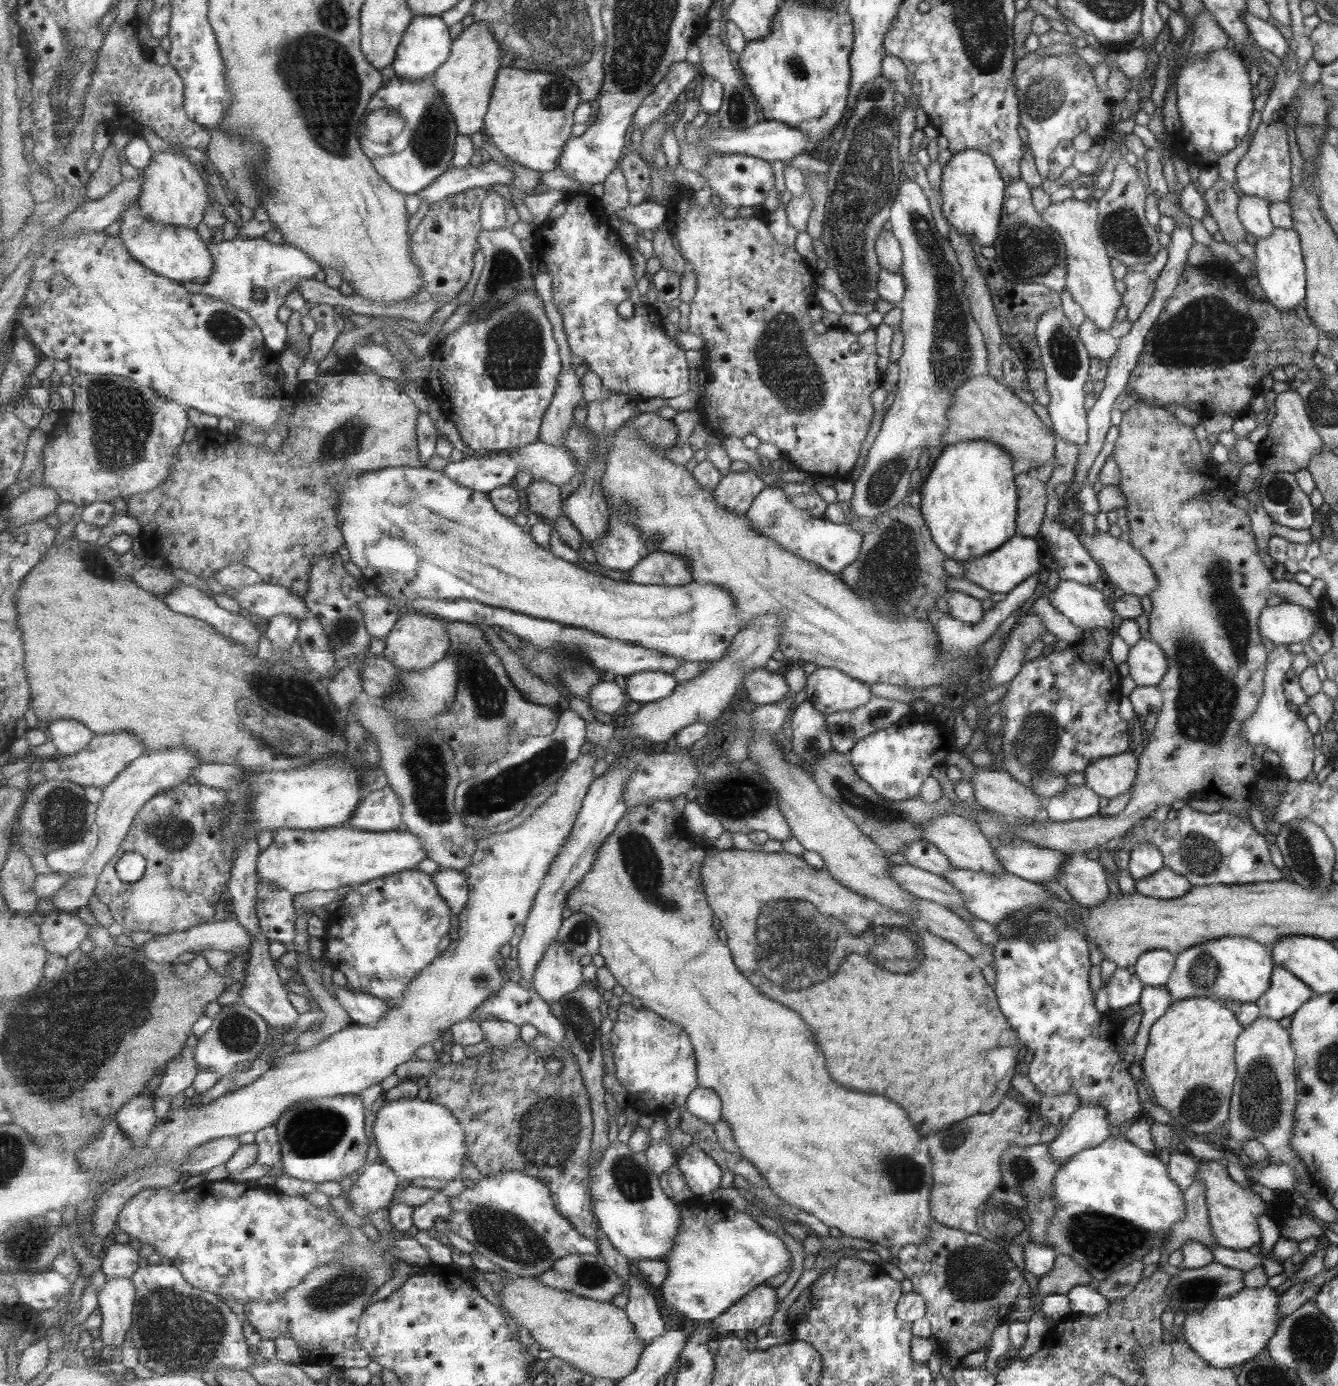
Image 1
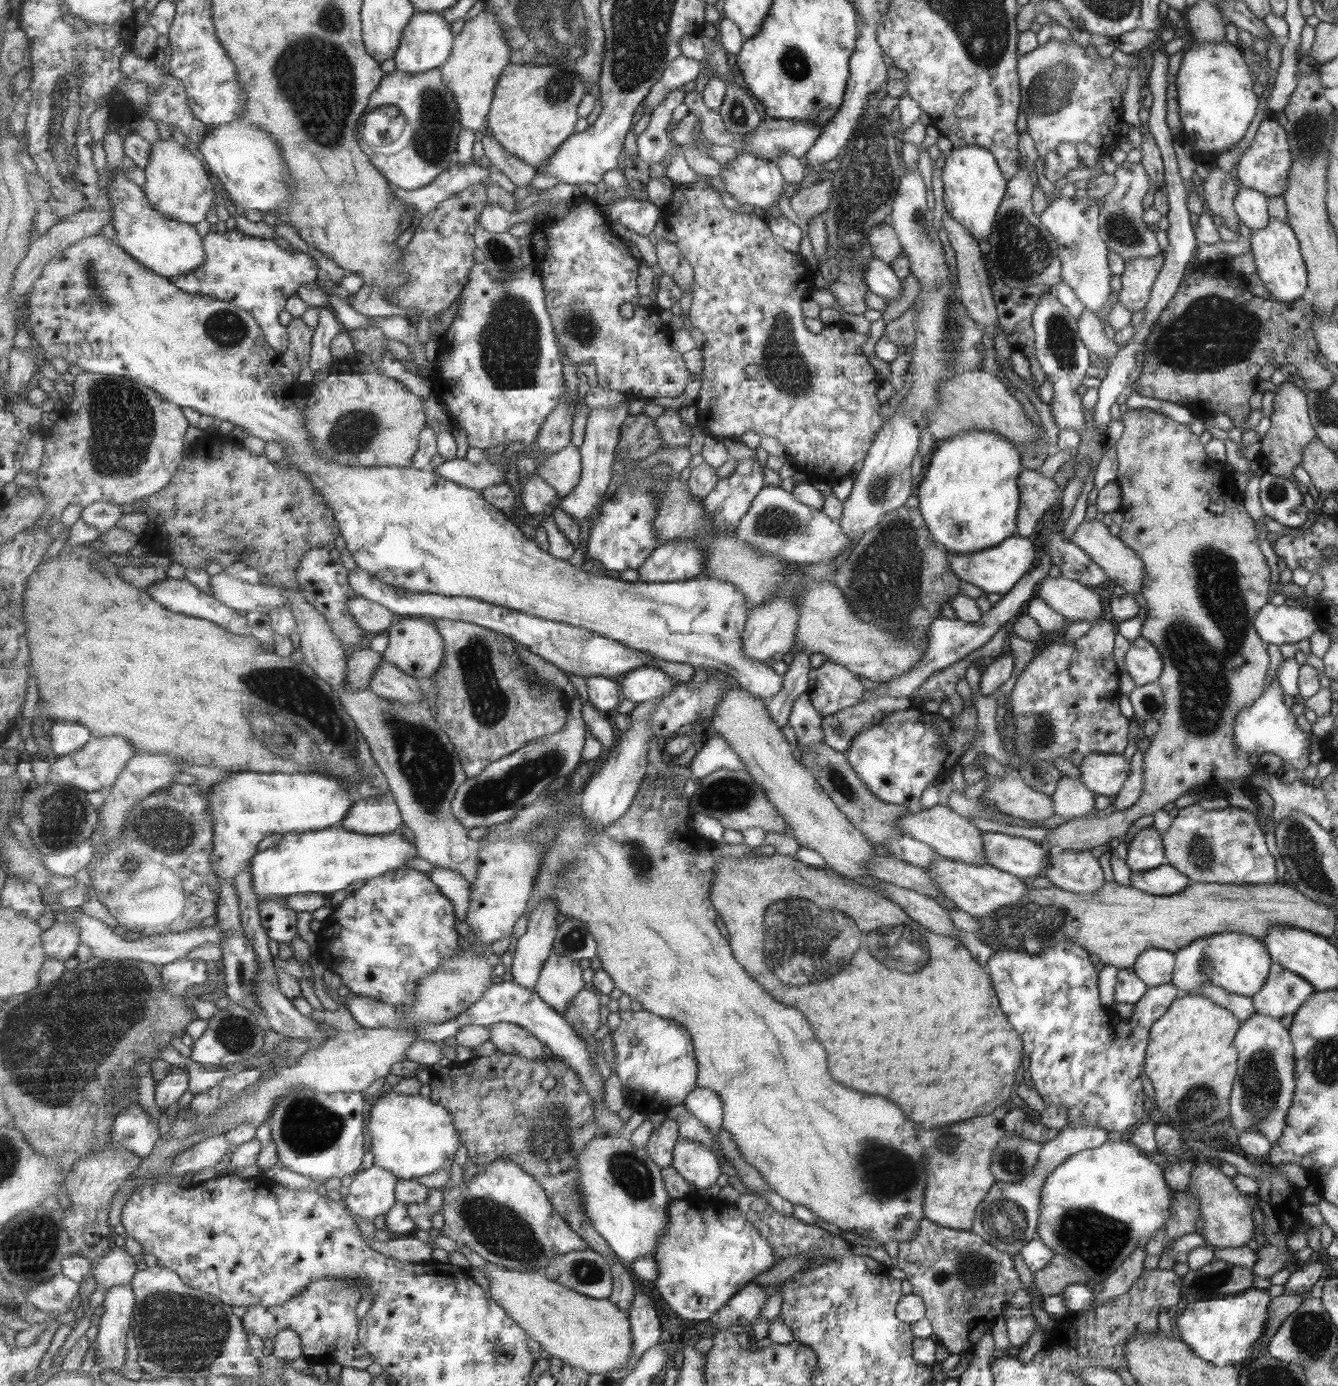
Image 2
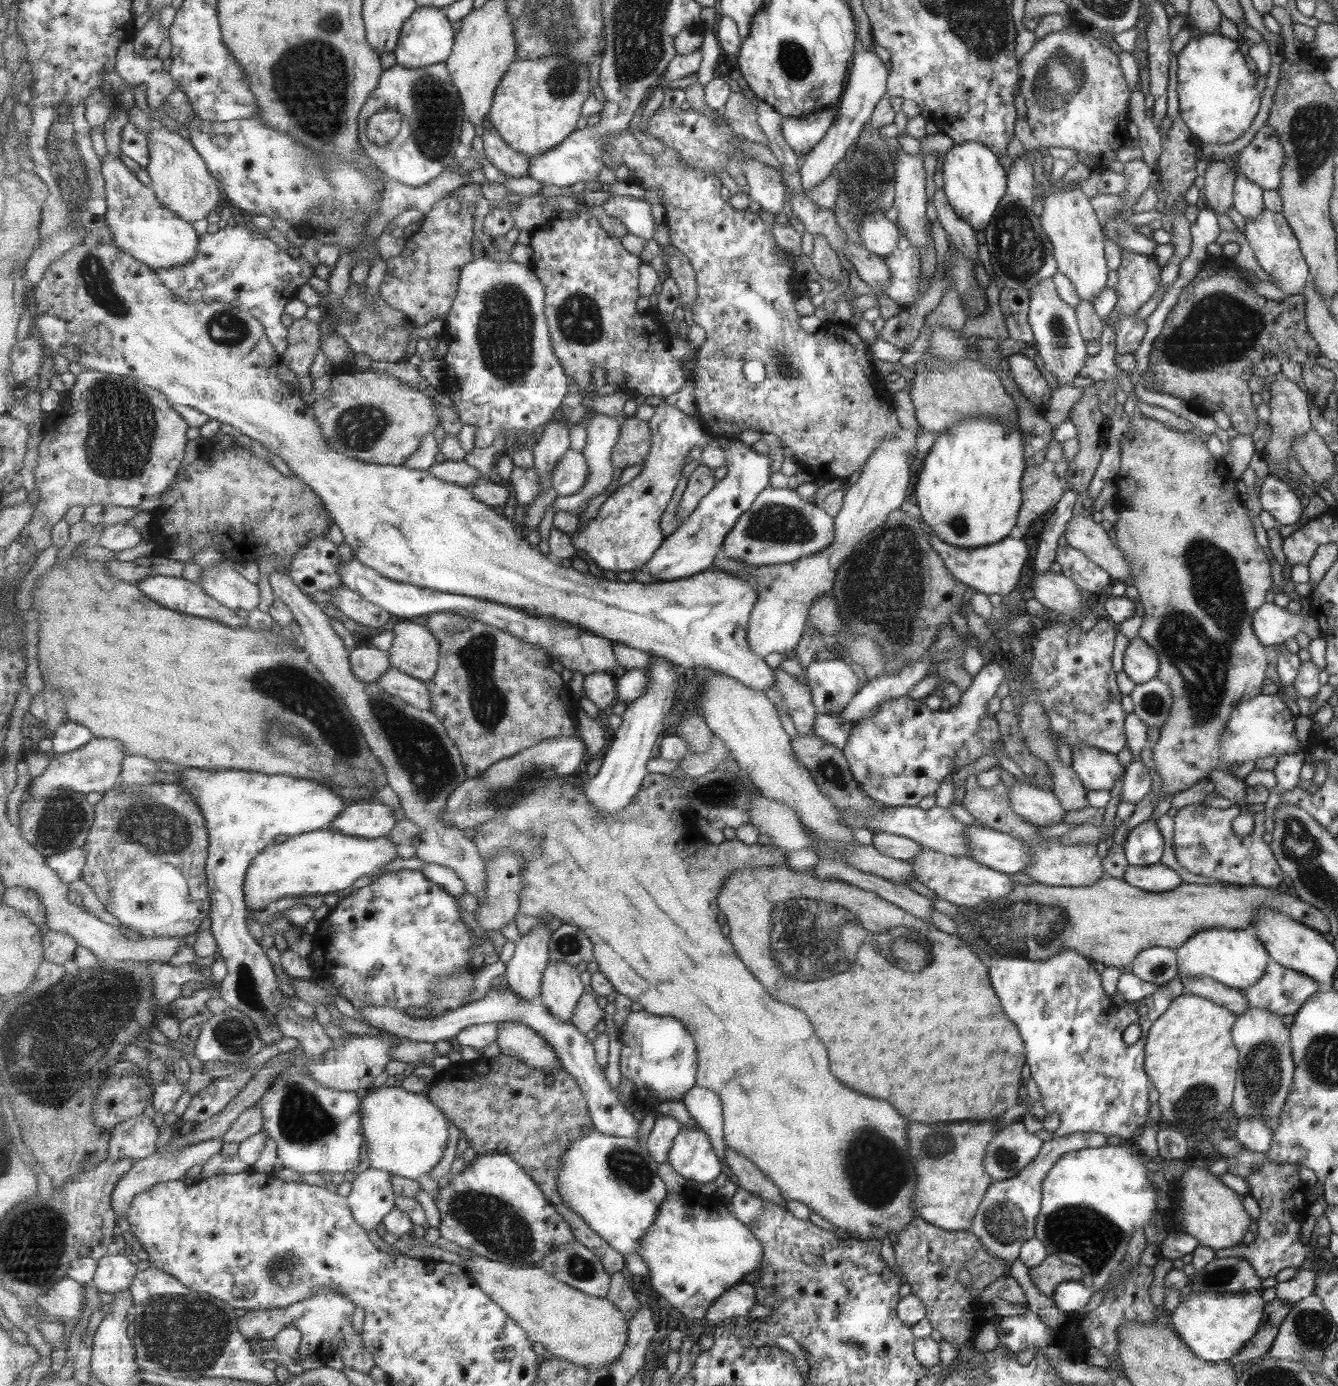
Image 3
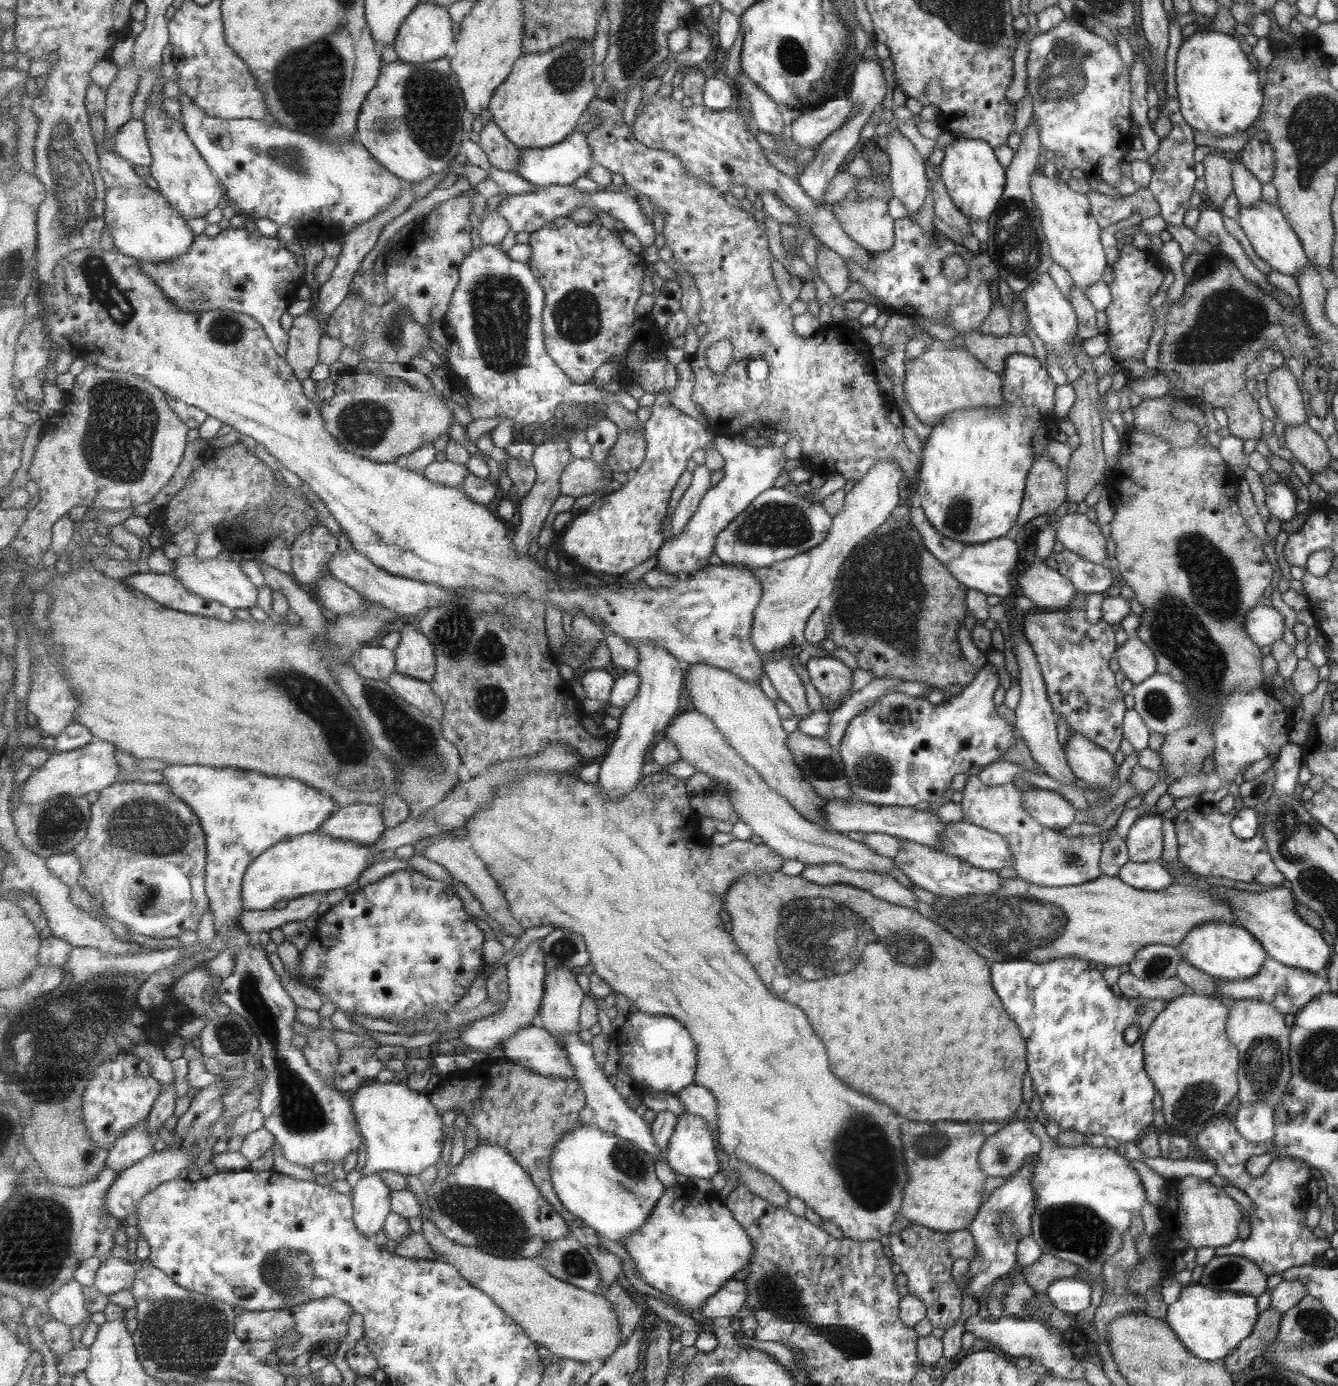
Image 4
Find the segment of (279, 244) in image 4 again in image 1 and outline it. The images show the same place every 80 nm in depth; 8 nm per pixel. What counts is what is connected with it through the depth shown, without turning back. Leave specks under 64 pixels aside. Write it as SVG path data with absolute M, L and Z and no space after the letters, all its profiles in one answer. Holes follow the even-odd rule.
M236 236L229 241L221 241L218 244L217 242L208 242L207 244L210 246L211 256L214 257L214 274L210 276L210 279L205 284L193 281L184 282L182 285L192 293L209 295L216 299L224 300L229 304L234 304L235 308L241 308L244 312L249 313L254 318L255 323L262 328L266 346L281 354L288 347L289 340L288 324L279 322L279 310L281 310L282 306L286 305L288 296L298 290L299 283L302 280L307 280L308 278L314 279L324 268L311 259L311 256L307 252L303 252L302 249L295 248L295 246L288 245L287 243L281 245L271 244L263 236L254 237L249 240L245 240L241 236ZM255 288L262 288L264 290L265 296L262 301L257 301L253 298Z

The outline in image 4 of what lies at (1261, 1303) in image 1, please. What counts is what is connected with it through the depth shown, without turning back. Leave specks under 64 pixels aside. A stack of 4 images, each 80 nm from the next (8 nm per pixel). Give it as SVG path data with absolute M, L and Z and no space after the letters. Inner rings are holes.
M1195 1283L1183 1287L1177 1300L1166 1305L1163 1319L1185 1345L1187 1352L1200 1360L1216 1361L1225 1358L1251 1332L1257 1315L1255 1296L1211 1290Z

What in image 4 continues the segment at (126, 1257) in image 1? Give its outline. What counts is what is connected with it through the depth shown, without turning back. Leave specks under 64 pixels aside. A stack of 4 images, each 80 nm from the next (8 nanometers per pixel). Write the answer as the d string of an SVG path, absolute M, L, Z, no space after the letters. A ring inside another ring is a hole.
M103 1258L96 1277L96 1288L103 1295L113 1295L132 1289L136 1282L137 1264L130 1258Z

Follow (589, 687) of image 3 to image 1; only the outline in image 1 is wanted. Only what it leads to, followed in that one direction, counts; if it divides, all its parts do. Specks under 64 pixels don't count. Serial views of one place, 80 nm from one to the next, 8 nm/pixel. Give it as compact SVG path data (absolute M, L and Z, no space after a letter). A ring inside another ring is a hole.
M609 679L595 684L589 702L596 710L616 717L627 706L629 697L621 680Z

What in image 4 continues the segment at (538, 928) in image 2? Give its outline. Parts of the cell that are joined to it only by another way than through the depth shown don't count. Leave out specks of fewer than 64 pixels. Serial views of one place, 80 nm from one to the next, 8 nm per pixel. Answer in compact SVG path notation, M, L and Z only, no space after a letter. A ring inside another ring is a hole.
M535 940L508 963L511 1000L507 1001L498 1011L475 1021L471 1028L467 1028L461 1034L460 1039L469 1049L490 1053L497 1046L503 1046L519 1031L538 1022L542 1002L546 995L546 976L548 975L545 955L540 945L542 940Z

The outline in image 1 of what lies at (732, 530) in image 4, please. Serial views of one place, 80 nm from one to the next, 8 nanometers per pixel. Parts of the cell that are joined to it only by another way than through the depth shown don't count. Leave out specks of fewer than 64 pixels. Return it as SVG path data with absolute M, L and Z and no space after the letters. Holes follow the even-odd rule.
M777 484L766 486L759 493L746 517L754 530L776 540L787 552L793 552L795 556L809 560L827 572L837 574L846 564L854 562L861 550L861 531L845 523L833 524L825 517L812 517L807 509L798 509Z

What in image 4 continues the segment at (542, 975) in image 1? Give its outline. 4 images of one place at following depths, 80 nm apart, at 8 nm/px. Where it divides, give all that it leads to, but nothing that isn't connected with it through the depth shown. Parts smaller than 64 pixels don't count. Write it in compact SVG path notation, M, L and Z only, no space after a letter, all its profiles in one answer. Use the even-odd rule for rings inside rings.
M571 968L552 970L546 976L540 1025L555 1036L581 1032L582 1004L587 996Z

